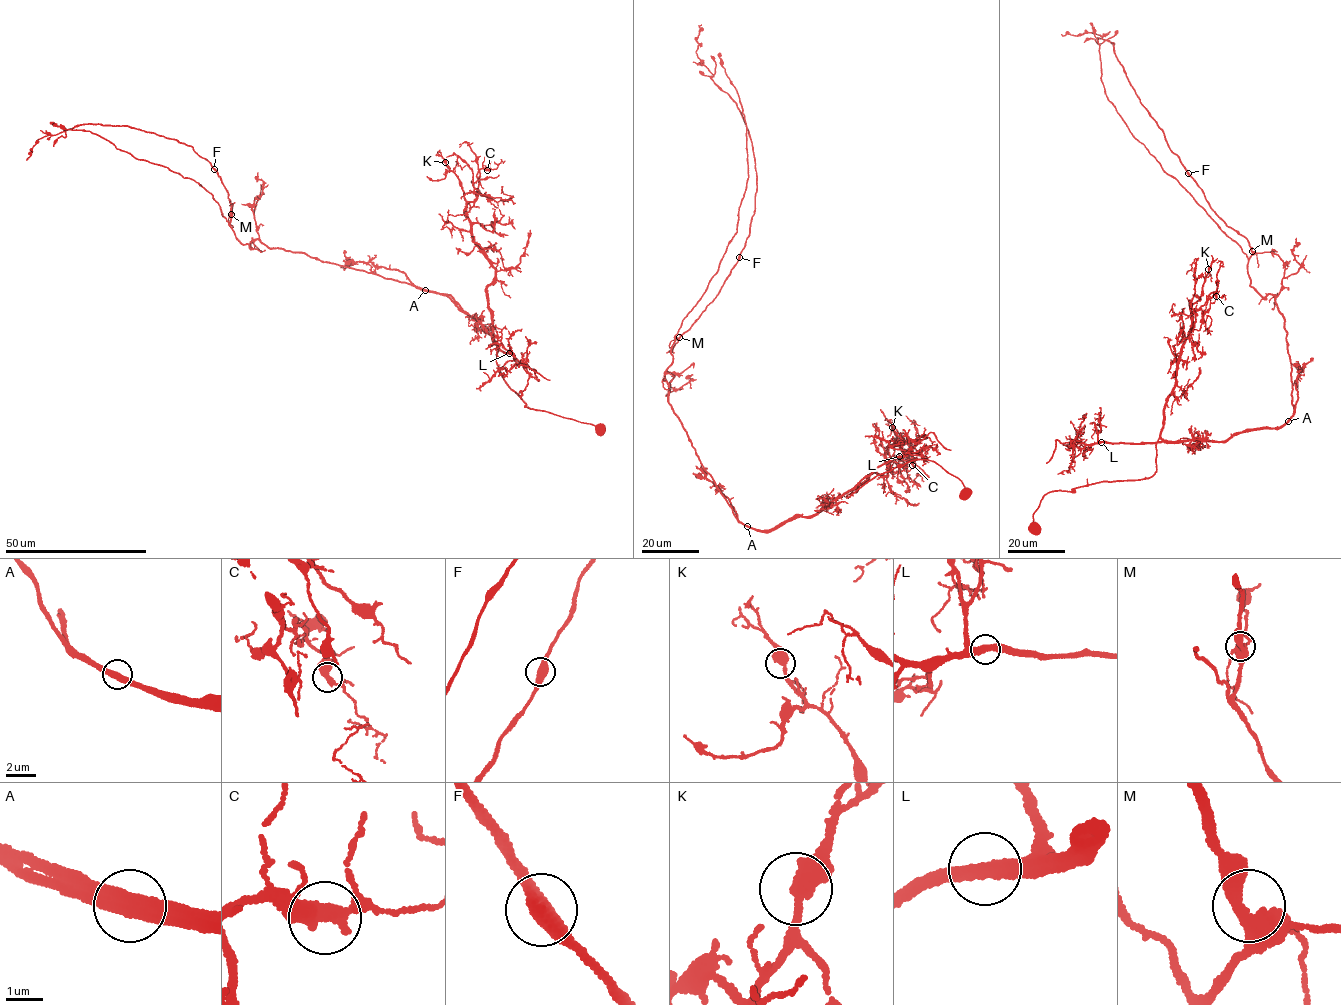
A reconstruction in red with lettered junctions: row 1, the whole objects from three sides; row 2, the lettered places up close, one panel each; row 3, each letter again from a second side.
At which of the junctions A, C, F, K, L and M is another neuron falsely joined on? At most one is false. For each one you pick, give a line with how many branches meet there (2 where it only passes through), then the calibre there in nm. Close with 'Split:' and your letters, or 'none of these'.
A: 2 | 440 nm
Split: A

